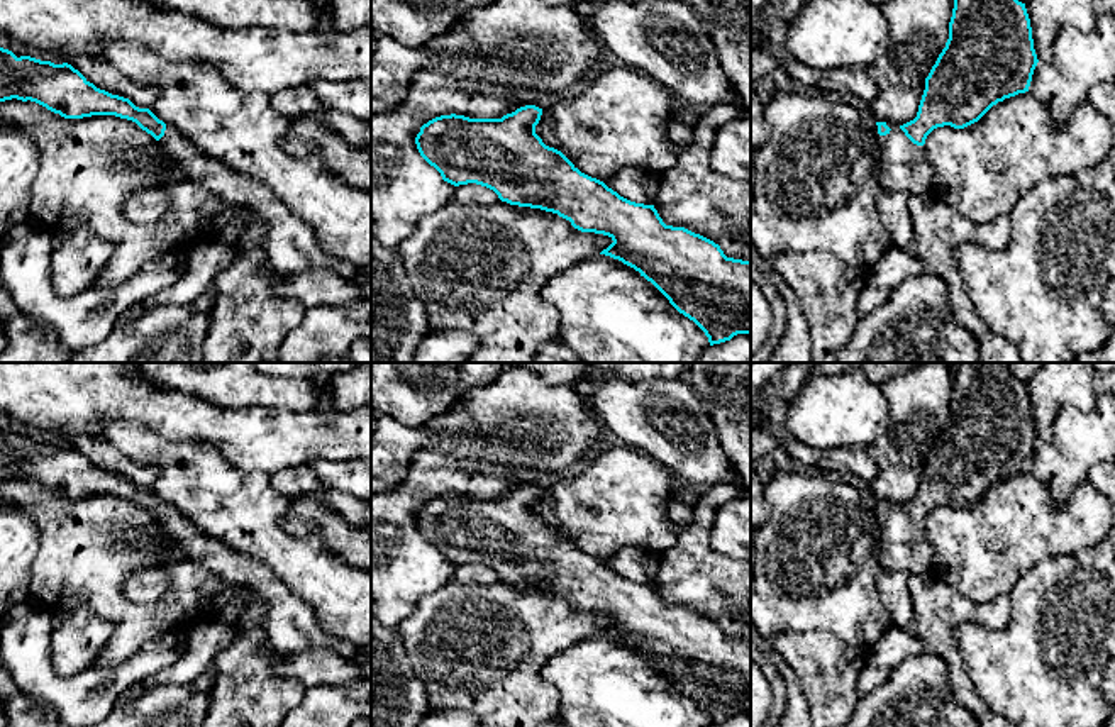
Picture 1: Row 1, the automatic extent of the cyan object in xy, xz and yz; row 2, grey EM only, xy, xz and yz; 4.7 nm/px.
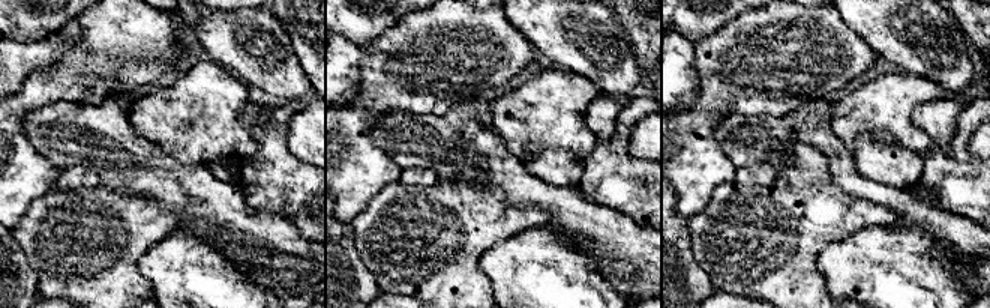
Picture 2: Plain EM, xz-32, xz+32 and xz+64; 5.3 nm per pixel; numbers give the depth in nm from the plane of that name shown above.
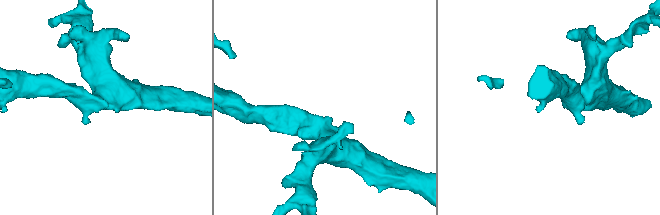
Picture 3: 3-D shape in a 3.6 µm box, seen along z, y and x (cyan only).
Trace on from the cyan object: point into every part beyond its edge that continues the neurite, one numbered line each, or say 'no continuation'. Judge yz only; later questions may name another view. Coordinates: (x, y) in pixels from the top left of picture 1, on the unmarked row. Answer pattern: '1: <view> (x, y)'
1: yz (905, 546)

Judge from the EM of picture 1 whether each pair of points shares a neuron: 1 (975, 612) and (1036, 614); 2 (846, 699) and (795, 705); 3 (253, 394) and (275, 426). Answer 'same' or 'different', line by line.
1: different
2: different
3: different

